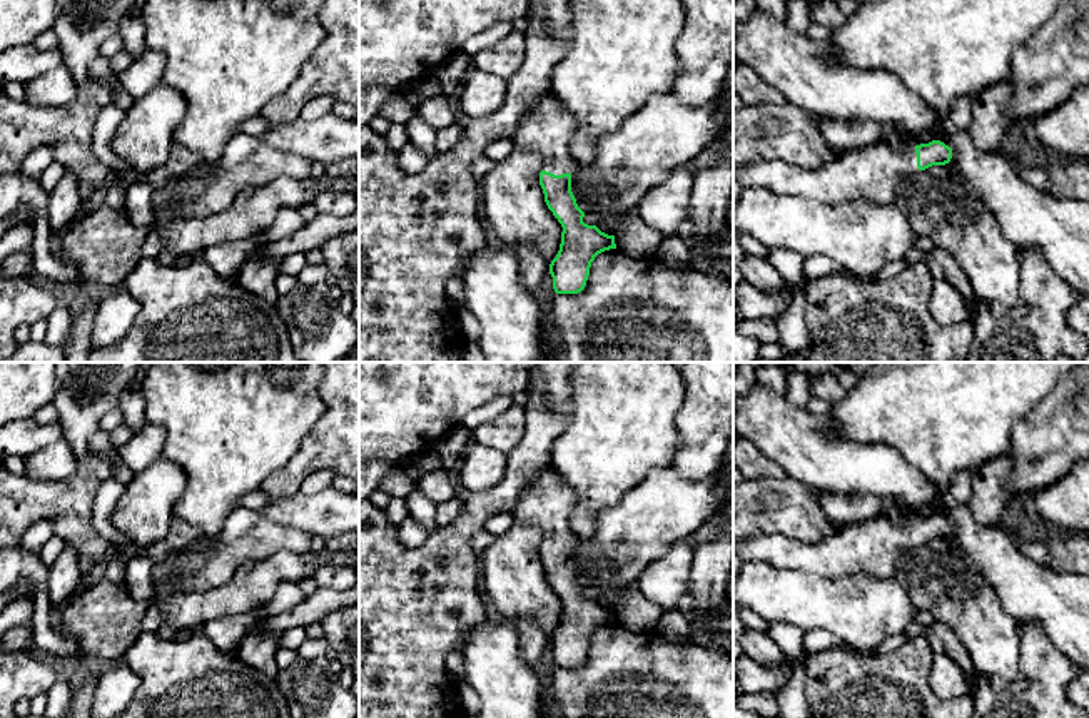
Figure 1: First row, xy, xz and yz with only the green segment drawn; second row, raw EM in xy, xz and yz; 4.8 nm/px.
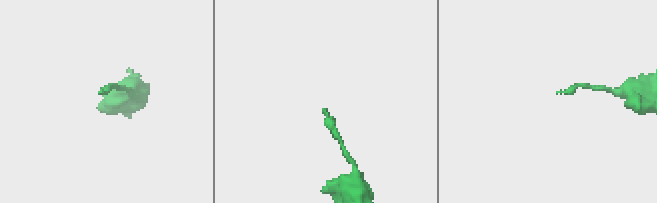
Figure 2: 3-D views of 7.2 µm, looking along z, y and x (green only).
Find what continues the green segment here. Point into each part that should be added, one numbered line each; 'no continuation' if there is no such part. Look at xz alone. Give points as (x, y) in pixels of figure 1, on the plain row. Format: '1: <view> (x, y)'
1: xz (548, 501)

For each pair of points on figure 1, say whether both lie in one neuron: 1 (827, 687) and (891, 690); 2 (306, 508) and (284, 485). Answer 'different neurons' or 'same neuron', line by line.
1: same neuron
2: different neurons

